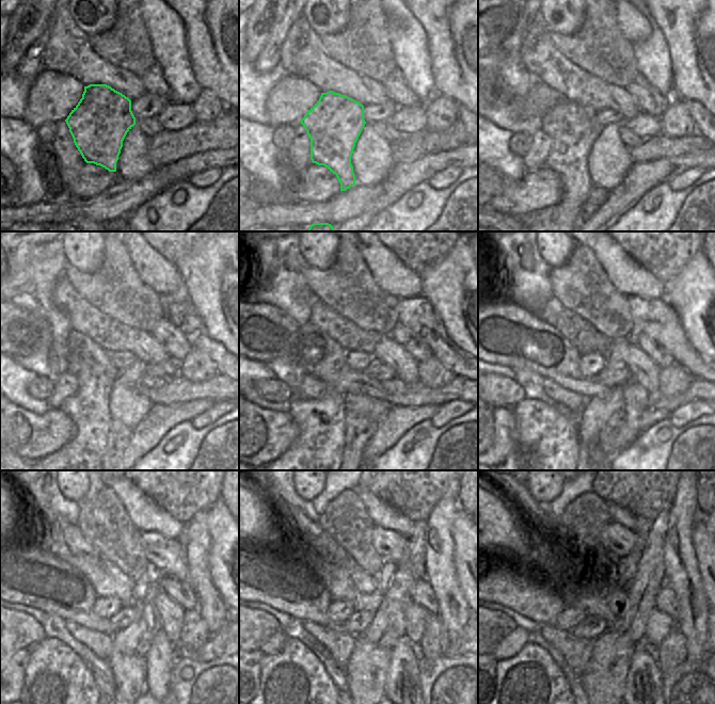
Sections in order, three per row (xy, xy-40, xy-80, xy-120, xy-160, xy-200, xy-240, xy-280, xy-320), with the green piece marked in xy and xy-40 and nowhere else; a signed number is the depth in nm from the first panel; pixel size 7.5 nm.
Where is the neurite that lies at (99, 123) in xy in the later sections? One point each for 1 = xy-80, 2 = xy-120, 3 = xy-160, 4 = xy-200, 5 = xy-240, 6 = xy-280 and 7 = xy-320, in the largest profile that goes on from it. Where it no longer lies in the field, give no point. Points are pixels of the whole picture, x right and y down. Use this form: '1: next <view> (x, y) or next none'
1: next xy-80 (572, 128)
2: next xy-120 (89, 409)
3: next xy-160 (318, 448)
4: next xy-200 (545, 448)
5: next xy-240 (58, 687)
6: next xy-280 (295, 687)
7: next xy-320 (530, 687)

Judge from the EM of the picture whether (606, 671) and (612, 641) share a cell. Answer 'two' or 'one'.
one

